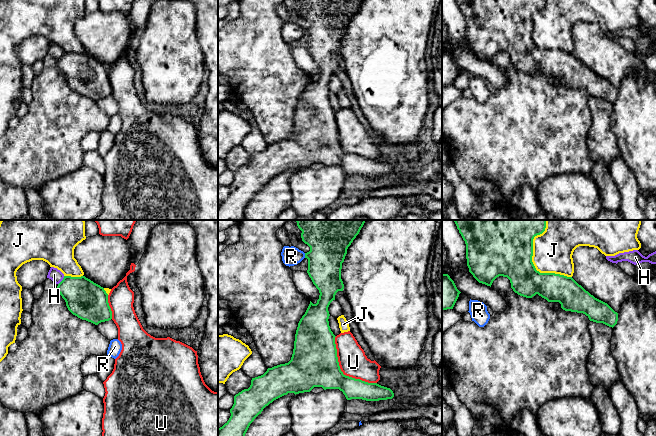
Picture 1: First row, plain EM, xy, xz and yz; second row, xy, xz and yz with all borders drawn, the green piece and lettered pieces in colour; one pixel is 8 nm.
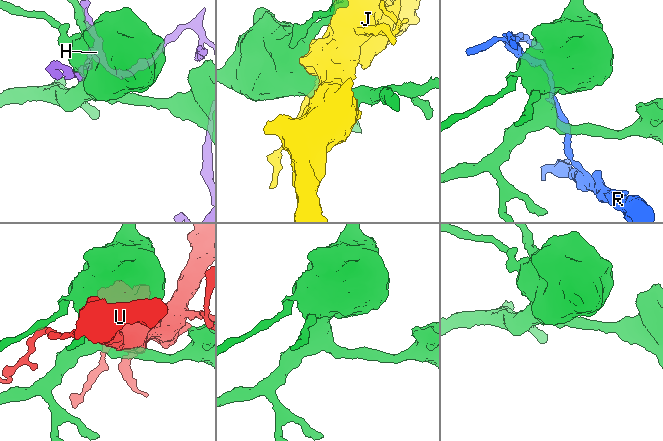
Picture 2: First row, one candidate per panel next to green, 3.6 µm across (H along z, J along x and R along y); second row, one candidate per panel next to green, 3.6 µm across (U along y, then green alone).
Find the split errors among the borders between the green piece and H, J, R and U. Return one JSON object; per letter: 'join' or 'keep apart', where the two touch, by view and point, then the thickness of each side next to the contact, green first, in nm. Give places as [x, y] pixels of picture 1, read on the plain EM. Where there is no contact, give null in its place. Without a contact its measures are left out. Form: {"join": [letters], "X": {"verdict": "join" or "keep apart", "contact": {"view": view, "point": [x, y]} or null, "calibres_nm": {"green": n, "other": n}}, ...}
{"join": [], "H": {"verdict": "keep apart", "contact": {"view": "xy", "point": [62, 56]}, "calibres_nm": {"green": 300, "other": 100}}, "J": {"verdict": "keep apart", "contact": {"view": "yz", "point": [532, 39]}, "calibres_nm": {"green": 420, "other": 320}}, "R": {"verdict": "keep apart", "contact": {"view": "xz", "point": [305, 31]}, "calibres_nm": {"green": 320, "other": 150}}, "U": {"verdict": "keep apart", "contact": {"view": "xz", "point": [341, 147]}, "calibres_nm": {"green": 380, "other": 240}}}

